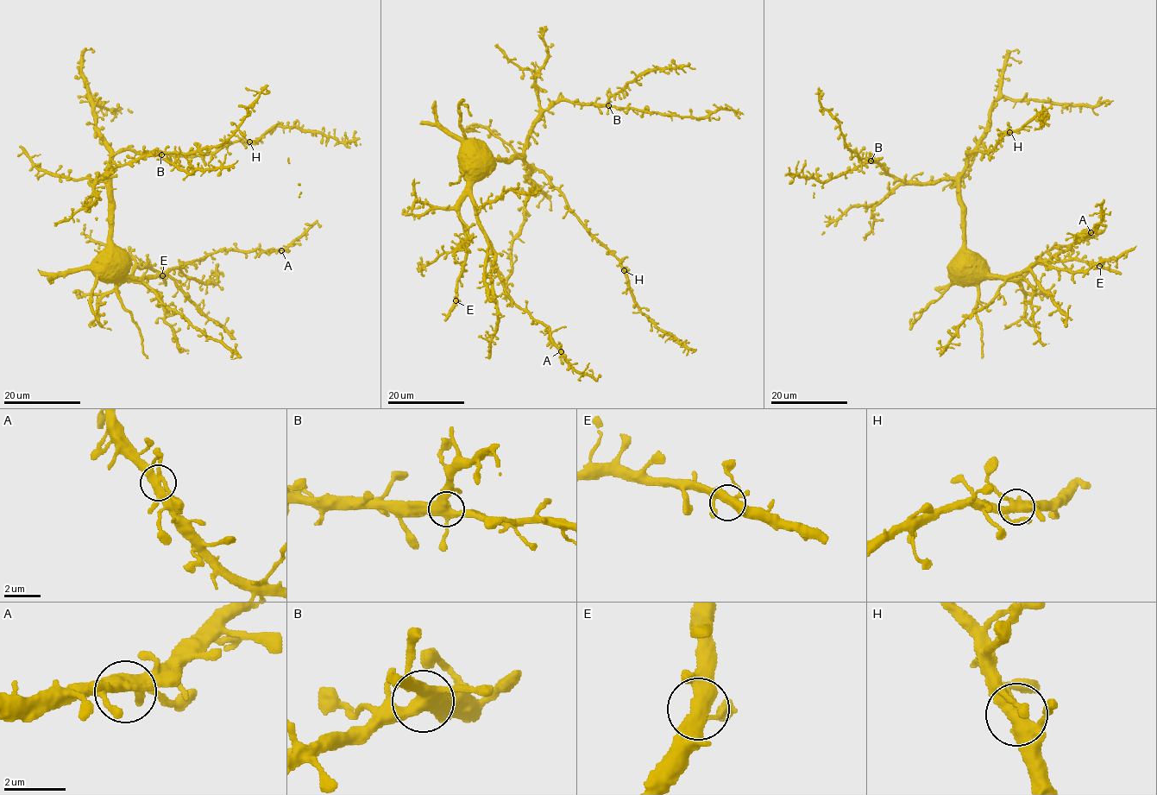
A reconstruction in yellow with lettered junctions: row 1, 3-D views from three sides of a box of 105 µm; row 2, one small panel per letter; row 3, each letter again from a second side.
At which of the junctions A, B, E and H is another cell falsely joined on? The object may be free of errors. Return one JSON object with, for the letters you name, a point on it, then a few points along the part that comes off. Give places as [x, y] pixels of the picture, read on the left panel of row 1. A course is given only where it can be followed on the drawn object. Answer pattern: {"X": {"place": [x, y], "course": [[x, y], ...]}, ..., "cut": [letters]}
{"cut": []}

